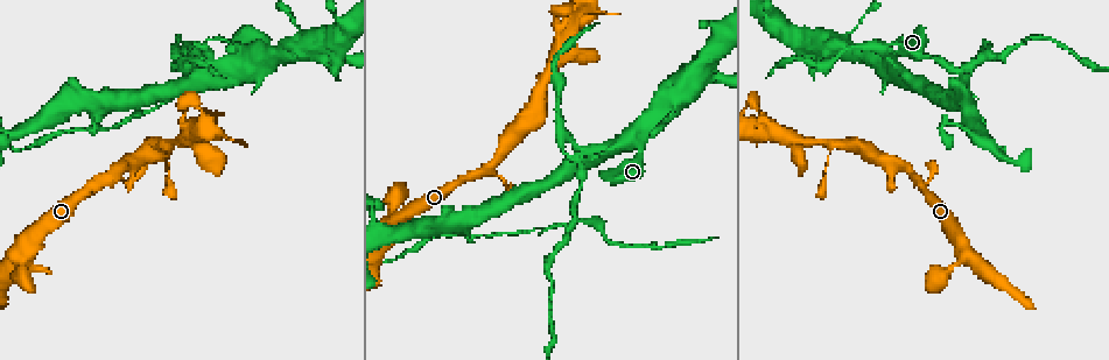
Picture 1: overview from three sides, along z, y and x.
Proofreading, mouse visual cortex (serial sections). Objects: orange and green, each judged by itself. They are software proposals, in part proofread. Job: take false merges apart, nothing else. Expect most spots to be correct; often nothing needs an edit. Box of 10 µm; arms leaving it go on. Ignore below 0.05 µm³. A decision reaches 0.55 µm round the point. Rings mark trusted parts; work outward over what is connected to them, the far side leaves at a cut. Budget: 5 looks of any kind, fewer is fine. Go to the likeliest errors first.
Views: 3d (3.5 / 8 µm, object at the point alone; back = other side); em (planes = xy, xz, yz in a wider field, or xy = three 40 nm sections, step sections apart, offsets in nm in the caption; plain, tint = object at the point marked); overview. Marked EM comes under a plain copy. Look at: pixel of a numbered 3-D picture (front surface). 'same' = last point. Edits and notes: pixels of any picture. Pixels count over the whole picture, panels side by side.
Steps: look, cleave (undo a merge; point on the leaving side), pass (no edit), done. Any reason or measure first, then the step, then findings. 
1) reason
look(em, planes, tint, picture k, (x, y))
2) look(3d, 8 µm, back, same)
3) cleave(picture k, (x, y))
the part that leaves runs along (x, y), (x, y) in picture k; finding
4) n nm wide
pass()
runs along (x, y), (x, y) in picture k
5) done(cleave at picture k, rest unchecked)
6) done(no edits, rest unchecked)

calibre changes
look(em, xy, step 2, tint, picture 1, (109, 128))

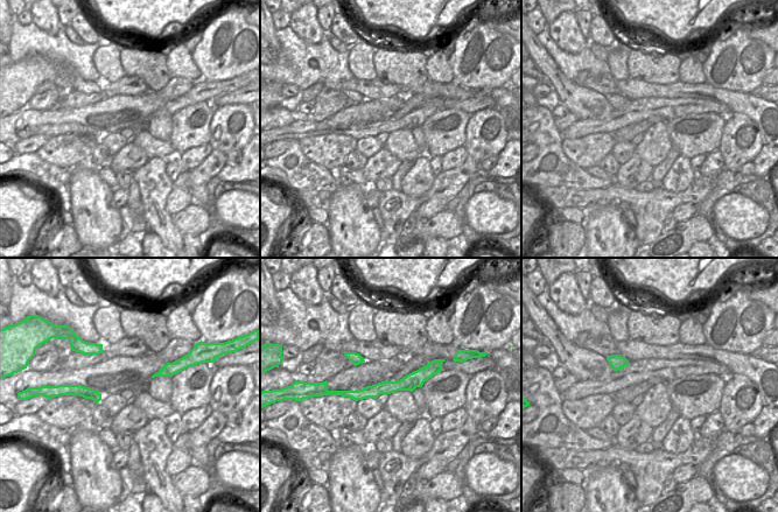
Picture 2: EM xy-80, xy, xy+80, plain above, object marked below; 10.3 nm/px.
look(3d, 3.5 µm, same)

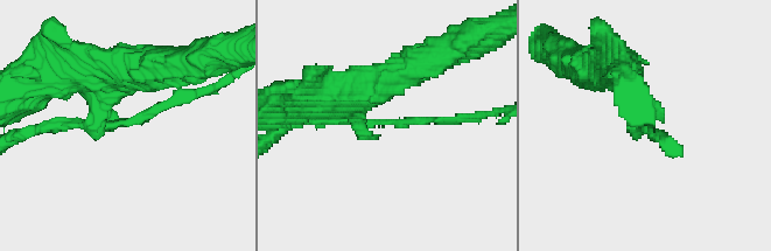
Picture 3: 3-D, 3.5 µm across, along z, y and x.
cleave(picture 3, (140, 120))
the part that leaves runs along (93, 123), (126, 126), (194, 95) in picture 3; a second cell is stuck on

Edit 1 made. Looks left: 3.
three-way junction
look(3d, 3.5 µm, back, picture 1, (191, 49))

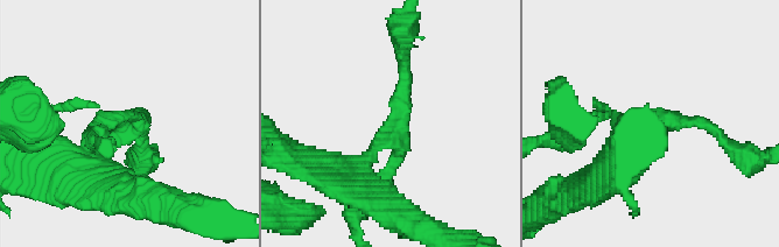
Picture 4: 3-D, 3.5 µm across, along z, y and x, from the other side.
need the tissue
look(em, xy, step 5, tint, picture 4, (133, 127))

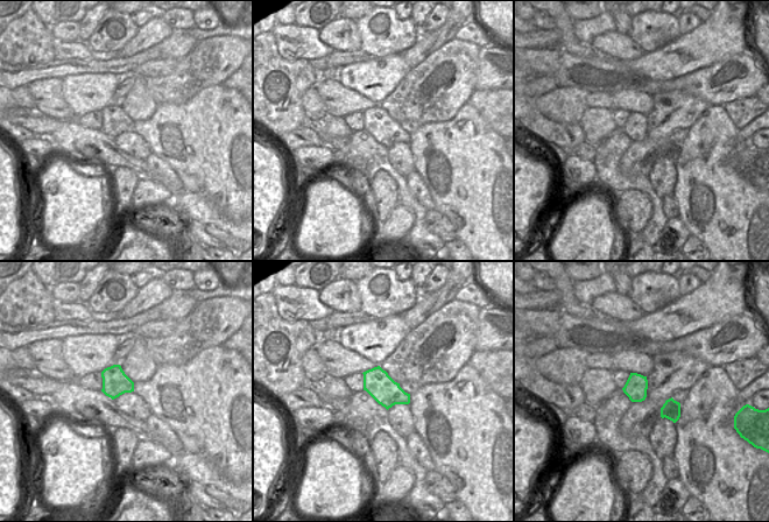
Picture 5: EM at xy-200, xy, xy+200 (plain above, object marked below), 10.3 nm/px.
3 arms; arms of 150, 200, 200 nm
cleave(picture 4, (140, 113))
two cells meet here

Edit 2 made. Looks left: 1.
done(cleave at picture 3, cleave at picture 4, rest unchecked)

